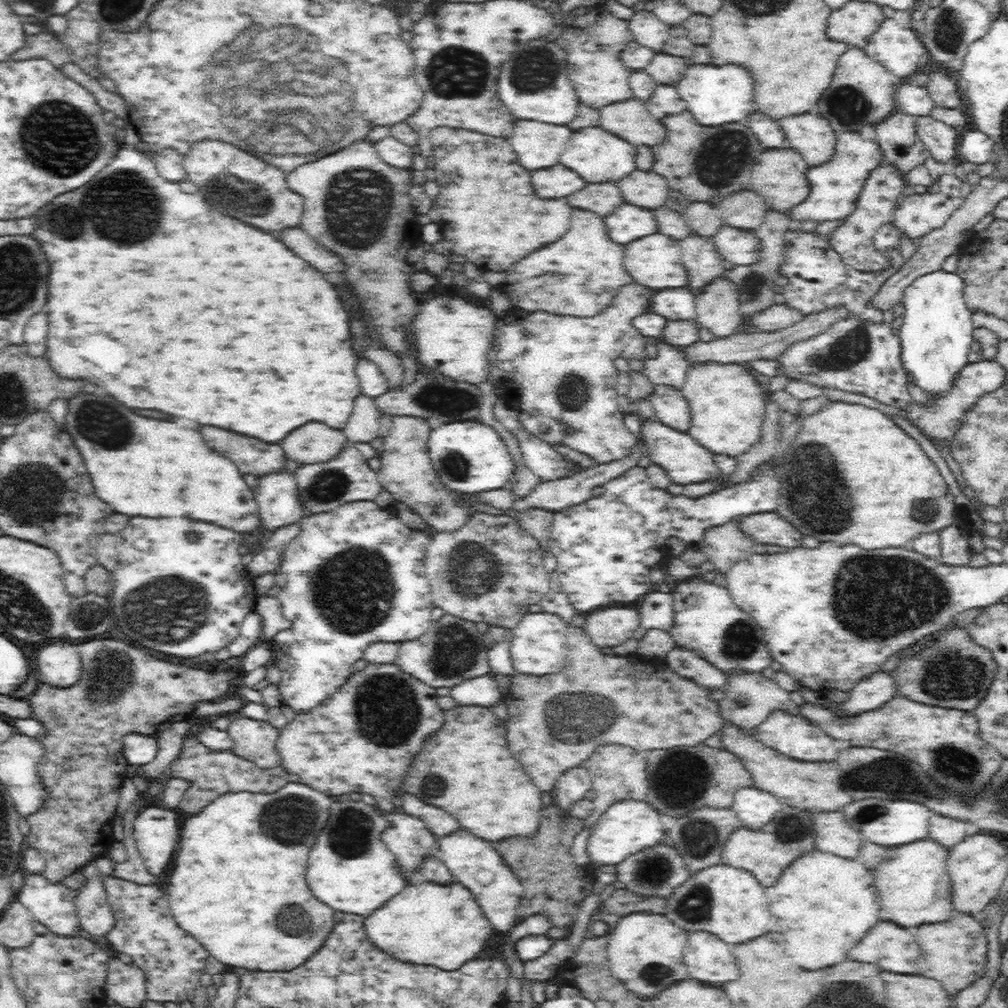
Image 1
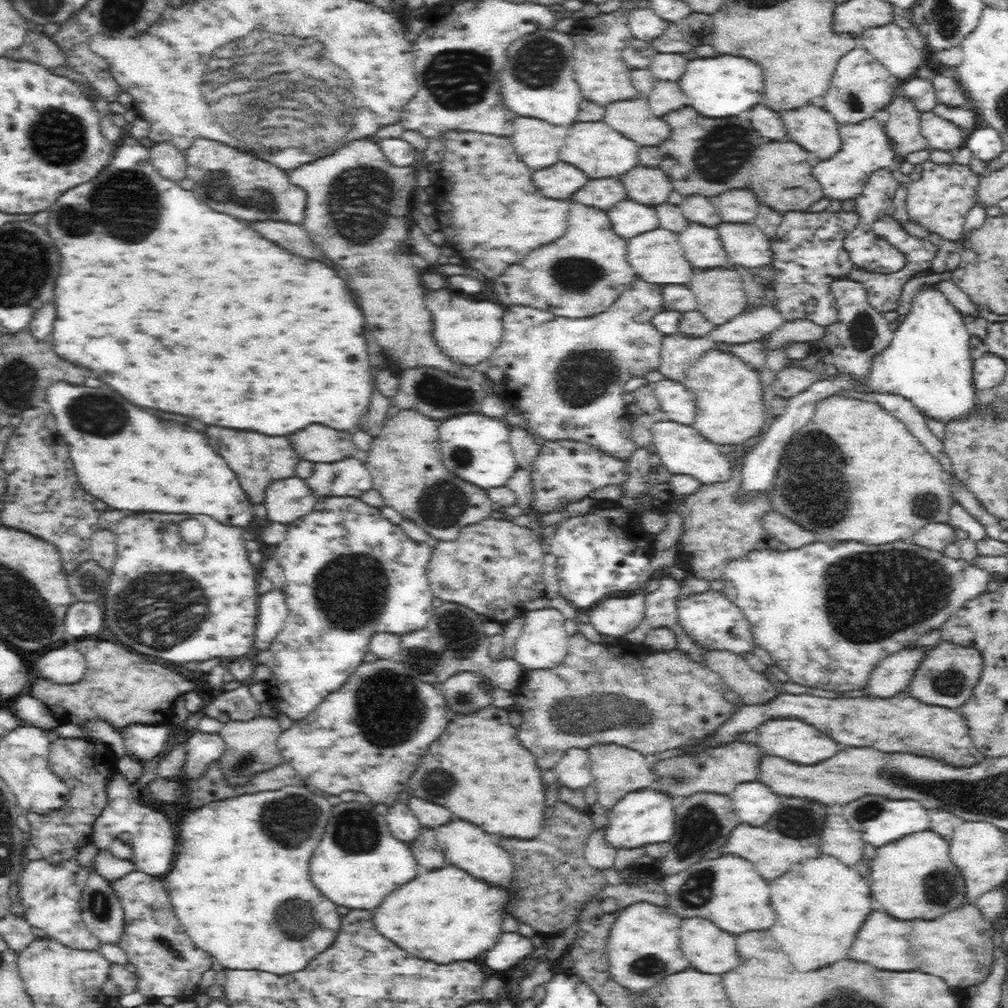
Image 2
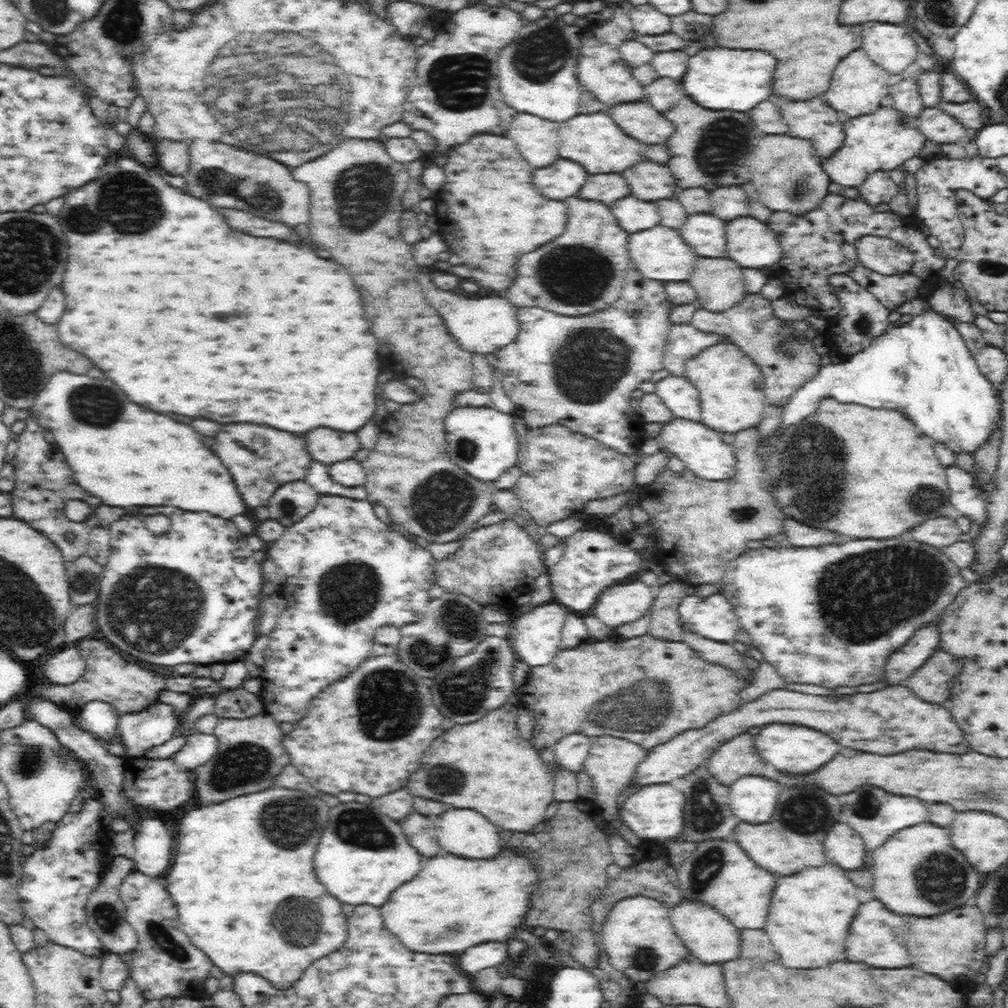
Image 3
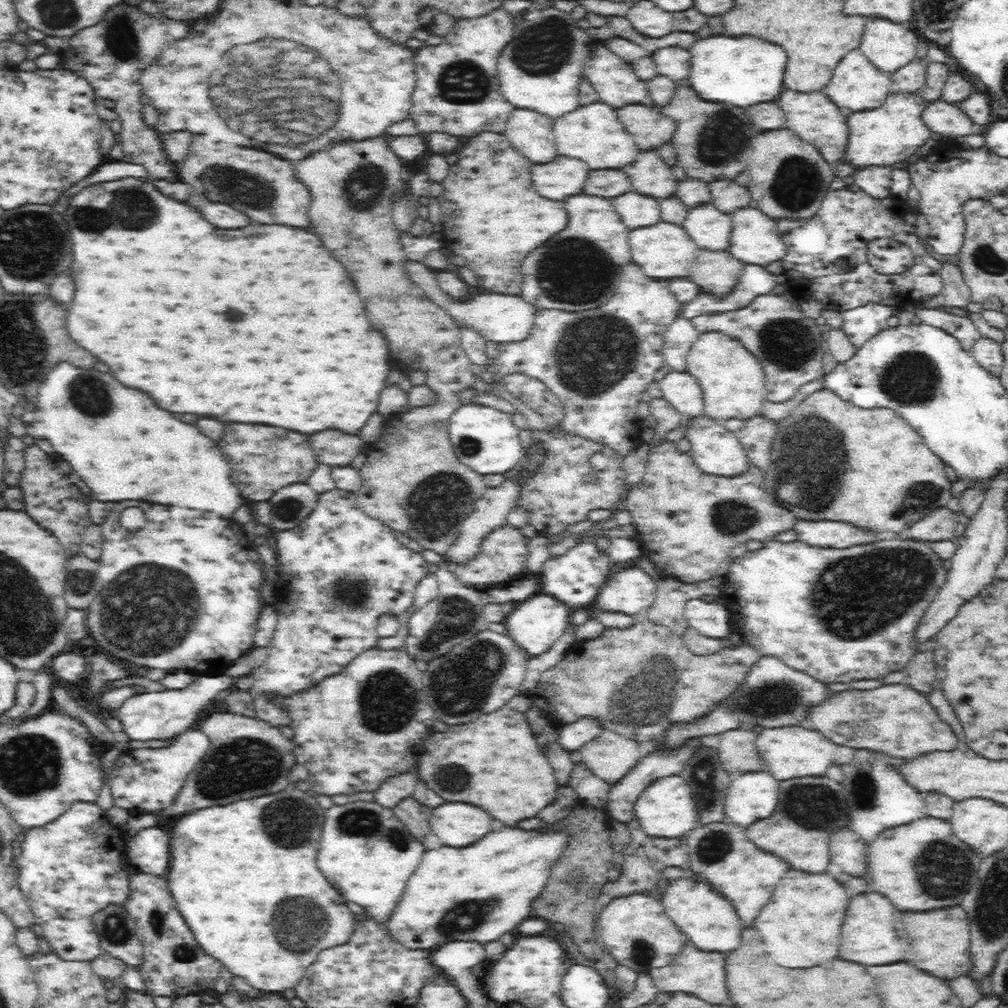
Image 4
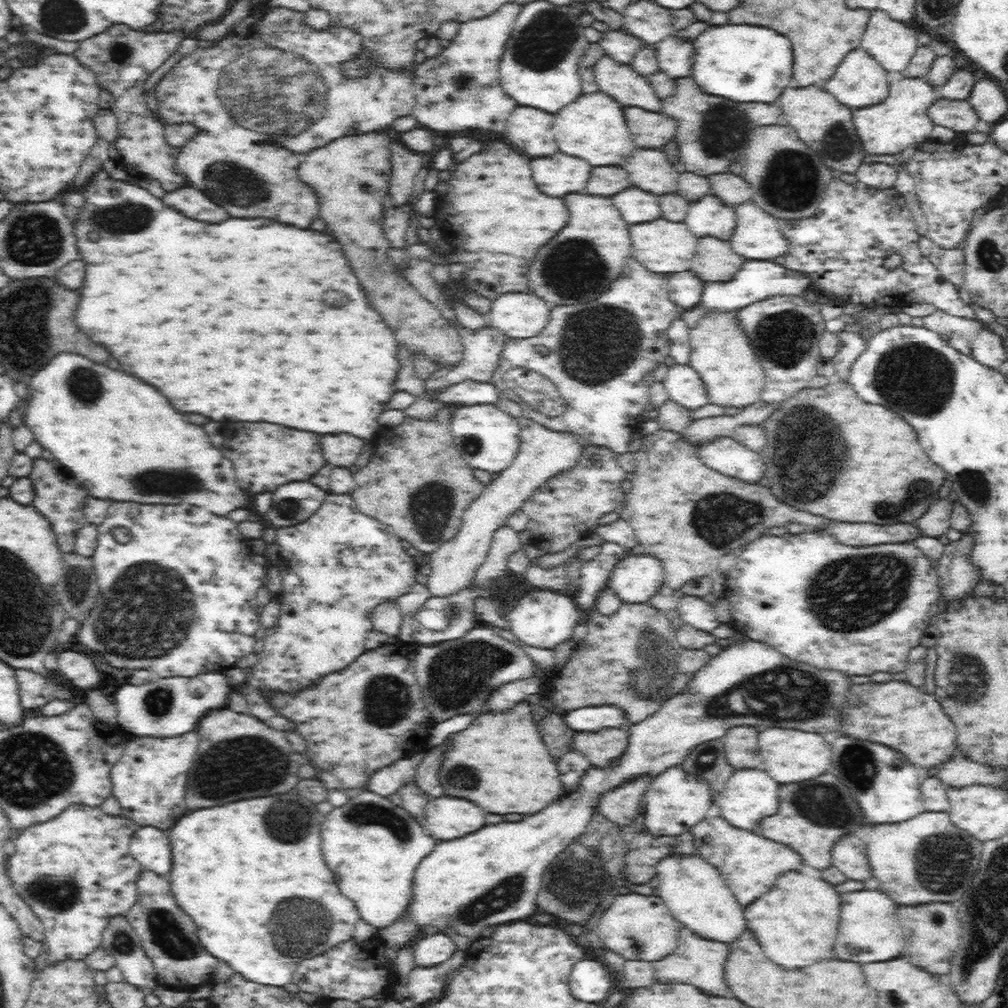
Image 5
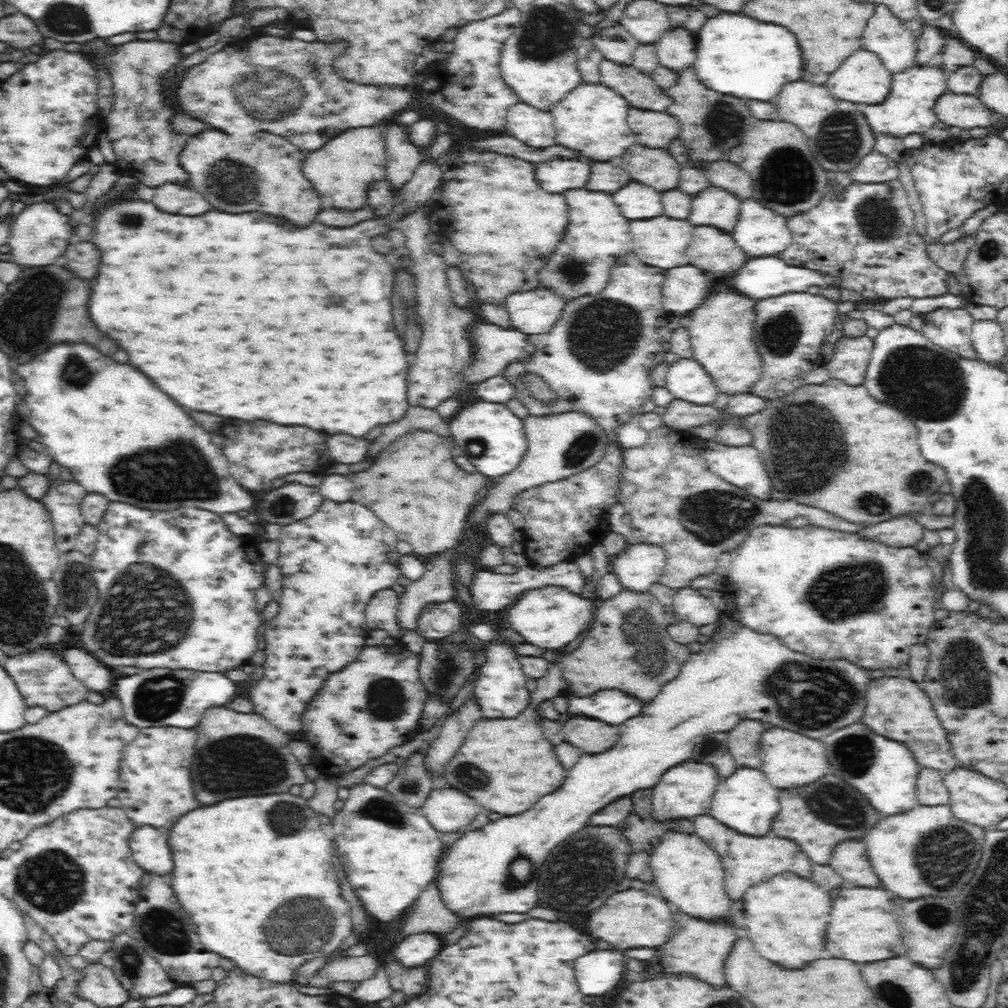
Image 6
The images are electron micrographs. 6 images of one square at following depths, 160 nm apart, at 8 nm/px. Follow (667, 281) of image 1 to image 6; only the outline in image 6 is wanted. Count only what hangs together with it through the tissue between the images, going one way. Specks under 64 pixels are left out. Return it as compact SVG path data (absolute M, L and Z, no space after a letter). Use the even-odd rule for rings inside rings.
M660 216L650 220L630 221L630 234L632 234L633 254L648 266L656 268L678 268L688 264L687 248L693 241L694 227L688 220L674 220Z

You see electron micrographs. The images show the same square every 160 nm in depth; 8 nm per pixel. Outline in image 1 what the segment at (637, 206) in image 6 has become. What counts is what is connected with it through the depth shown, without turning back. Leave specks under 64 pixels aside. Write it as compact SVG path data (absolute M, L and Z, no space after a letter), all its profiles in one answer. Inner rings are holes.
M623 203L603 218L606 235L614 243L630 244L657 232L653 211Z

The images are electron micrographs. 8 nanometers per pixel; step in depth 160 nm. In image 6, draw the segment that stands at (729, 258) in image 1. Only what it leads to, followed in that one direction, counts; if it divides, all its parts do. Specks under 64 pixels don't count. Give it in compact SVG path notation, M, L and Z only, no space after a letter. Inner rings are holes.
M753 199L741 202L738 224L731 235L740 250L756 258L776 256L792 242L786 218Z

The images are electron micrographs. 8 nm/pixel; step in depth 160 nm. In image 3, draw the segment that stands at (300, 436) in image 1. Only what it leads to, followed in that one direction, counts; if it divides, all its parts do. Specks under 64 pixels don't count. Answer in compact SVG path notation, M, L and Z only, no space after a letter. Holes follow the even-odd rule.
M316 428L310 430L304 436L308 456L314 460L320 460L324 464L334 464L340 460L354 458L354 452L359 450L359 439L356 434L336 432L328 428Z

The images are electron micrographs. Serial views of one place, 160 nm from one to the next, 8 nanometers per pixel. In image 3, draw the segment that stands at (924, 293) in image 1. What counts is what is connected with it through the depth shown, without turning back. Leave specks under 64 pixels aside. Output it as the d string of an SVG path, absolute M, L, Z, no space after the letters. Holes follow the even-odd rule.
M928 298L910 322L891 327L886 334L874 339L866 351L856 356L821 366L816 376L796 388L782 406L776 430L758 442L758 458L760 462L767 462L786 430L810 418L819 401L827 398L903 412L934 442L946 442L952 451L973 451L986 440L986 434L994 428L998 418L998 397L994 393L994 385L984 378L973 356L958 323L952 316L936 309Z

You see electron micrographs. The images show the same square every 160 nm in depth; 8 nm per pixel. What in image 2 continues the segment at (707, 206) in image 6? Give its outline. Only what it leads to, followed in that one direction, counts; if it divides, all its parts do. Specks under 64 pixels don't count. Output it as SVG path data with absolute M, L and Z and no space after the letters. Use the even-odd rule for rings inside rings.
M689 223L688 228L677 235L682 254L694 270L731 267L716 228Z

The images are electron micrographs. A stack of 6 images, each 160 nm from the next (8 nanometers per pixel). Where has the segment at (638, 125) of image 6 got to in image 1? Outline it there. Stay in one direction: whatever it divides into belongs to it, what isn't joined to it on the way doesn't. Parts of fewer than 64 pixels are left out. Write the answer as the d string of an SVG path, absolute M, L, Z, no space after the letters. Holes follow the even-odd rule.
M632 98L599 109L598 126L630 144L654 146L665 140L667 129L655 119L644 102Z

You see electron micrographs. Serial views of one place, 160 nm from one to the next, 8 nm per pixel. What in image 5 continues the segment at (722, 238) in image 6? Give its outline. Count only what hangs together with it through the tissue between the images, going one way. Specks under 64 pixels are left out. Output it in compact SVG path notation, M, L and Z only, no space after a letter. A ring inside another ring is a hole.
M716 238L698 239L692 259L692 272L696 272L696 276L700 276L704 283L730 282L742 264L744 258L732 252L729 242Z

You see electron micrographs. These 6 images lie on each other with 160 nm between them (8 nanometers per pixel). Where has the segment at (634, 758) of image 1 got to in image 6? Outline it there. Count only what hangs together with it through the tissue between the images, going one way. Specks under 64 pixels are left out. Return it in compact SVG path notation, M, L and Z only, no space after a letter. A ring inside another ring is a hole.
M570 718L561 730L563 740L579 748L584 755L600 755L615 747L621 737L618 725L590 719Z

